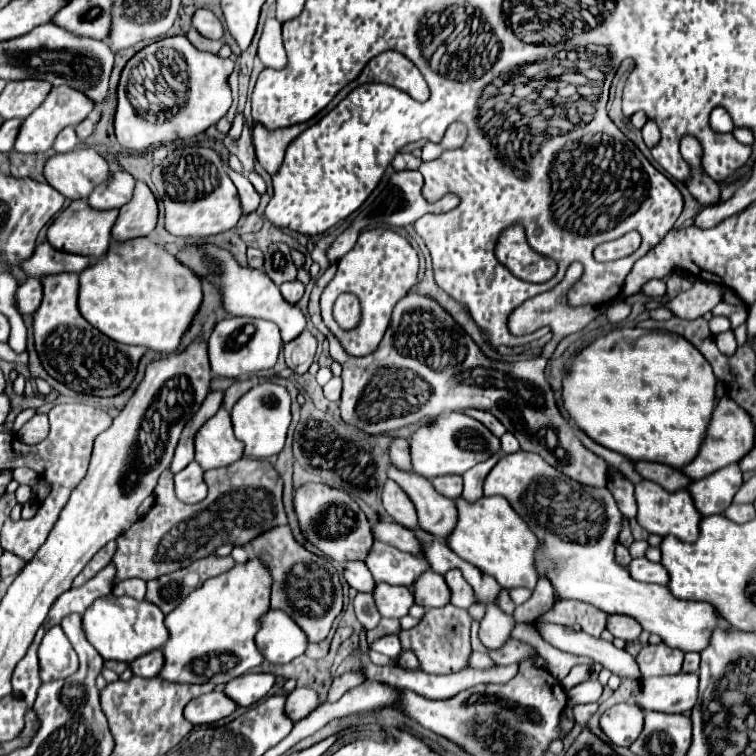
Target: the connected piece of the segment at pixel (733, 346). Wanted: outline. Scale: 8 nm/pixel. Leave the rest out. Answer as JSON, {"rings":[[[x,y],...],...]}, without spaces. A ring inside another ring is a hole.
{"rings":[[[729,330],[729,332],[725,332],[725,334],[717,334],[717,336],[715,336],[715,344],[717,344],[717,348],[719,348],[725,356],[733,356],[735,350],[737,350],[737,342],[735,342],[733,330]]]}

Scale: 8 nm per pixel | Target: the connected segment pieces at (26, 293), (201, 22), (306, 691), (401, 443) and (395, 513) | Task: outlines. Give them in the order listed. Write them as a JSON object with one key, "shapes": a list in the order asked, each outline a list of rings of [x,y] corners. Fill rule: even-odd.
{"shapes":[[[[27,278],[25,284],[21,284],[15,292],[15,306],[21,316],[33,314],[37,306],[41,304],[41,282],[39,278]]],[[[205,8],[197,10],[193,16],[193,28],[201,32],[205,38],[211,38],[211,40],[223,38],[223,24],[211,10],[205,10]]],[[[295,688],[287,698],[285,712],[293,722],[299,722],[301,718],[309,716],[319,704],[319,692],[315,692],[313,688]]],[[[393,438],[391,448],[389,448],[389,458],[391,462],[401,468],[401,470],[411,470],[411,458],[409,458],[409,448],[407,448],[405,438]]],[[[391,480],[385,482],[383,486],[383,508],[387,510],[387,514],[401,526],[407,526],[409,530],[413,530],[417,526],[417,514],[415,514],[415,506],[413,502],[409,502],[409,498],[405,496],[405,492],[393,484]]]]}

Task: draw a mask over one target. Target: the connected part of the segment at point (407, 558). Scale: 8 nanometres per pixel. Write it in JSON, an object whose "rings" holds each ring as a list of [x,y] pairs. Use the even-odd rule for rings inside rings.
{"rings":[[[379,540],[373,542],[365,564],[373,574],[375,582],[387,582],[397,586],[411,586],[419,578],[419,574],[429,568],[425,558],[405,554],[395,546],[389,546]]]}

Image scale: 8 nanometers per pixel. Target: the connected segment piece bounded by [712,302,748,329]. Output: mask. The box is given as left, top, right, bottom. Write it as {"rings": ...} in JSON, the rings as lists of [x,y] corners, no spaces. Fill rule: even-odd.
{"rings":[[[725,302],[719,303],[713,310],[713,316],[727,316],[731,322],[731,328],[735,329],[736,327],[744,324],[748,317],[748,311],[745,306],[735,306],[730,305]]]}

